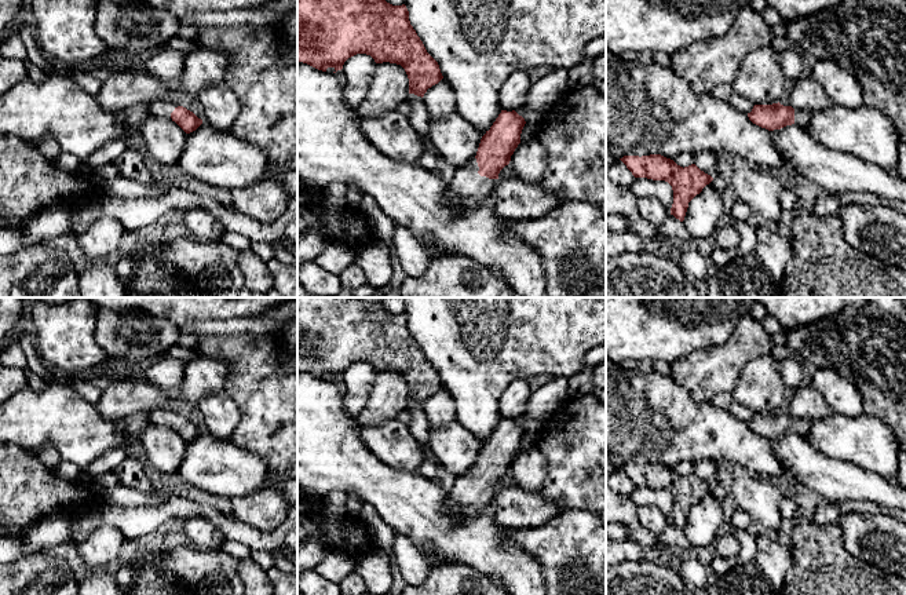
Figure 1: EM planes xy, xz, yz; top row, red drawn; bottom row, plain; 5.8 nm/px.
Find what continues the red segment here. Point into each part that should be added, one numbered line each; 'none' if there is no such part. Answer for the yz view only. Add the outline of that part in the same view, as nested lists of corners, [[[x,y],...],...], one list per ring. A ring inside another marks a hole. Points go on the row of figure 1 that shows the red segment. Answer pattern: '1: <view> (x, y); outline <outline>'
1: yz (802, 117); outline [[[794,109],[794,125],[797,127],[807,127],[808,121],[814,116],[810,110],[797,110]]]

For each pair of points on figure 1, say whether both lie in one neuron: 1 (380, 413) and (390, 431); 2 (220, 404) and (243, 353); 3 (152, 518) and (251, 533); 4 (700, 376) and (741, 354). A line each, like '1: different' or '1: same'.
1: different
2: different
3: same
4: same

